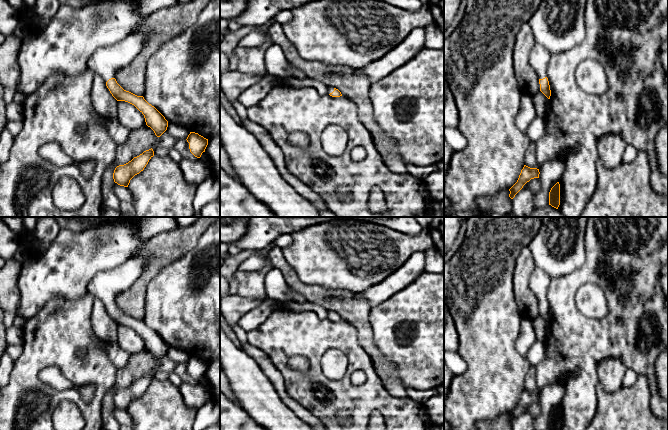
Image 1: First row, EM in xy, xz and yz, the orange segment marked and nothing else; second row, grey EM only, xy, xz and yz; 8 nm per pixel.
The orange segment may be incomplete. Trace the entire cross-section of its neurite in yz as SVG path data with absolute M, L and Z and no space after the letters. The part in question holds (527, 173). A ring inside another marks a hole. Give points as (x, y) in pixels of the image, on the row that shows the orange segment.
M524 165L517 182L509 189L509 197L513 199L515 195L523 188L523 186L529 182L531 179L539 178L539 169L530 168Z

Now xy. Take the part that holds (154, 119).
M143 31L134 32L112 46L97 49L89 58L87 69L104 79L107 88L117 101L134 105L144 115L146 125L160 137L168 127L165 117L143 96L124 90L115 79L115 73L129 65L139 54L147 37Z

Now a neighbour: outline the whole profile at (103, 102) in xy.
M95 75L93 78L93 84L91 89L91 101L94 110L98 114L104 117L117 118L118 101L112 96L106 86L106 82L99 75Z

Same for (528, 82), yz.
M523 23L515 36L513 45L513 68L522 94L533 95L540 90L538 75L529 62L530 51L535 43L529 23Z

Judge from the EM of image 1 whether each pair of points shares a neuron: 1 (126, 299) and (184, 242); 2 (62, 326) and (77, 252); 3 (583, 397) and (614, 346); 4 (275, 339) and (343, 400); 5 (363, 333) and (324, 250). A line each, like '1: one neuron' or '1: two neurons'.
1: one neuron
2: two neurons
3: one neuron
4: one neuron
5: two neurons

